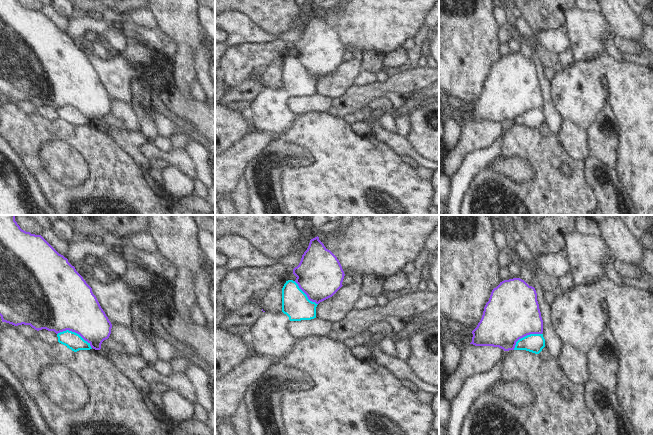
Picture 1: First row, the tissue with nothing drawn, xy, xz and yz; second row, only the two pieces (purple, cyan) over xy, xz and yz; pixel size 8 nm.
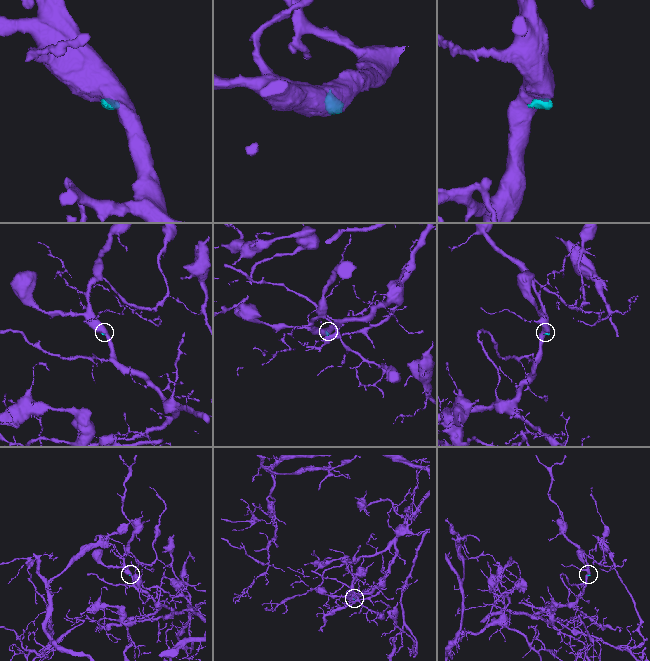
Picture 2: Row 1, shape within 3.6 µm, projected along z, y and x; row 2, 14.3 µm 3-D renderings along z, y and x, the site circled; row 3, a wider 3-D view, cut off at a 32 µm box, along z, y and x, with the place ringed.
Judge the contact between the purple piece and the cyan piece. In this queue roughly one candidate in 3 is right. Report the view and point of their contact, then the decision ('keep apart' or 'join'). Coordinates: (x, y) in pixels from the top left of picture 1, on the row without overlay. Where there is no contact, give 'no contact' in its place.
xy (75, 108) | keep apart

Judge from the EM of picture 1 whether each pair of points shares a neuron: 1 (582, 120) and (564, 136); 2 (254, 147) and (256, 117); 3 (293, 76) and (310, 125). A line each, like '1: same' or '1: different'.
1: different
2: different
3: different

